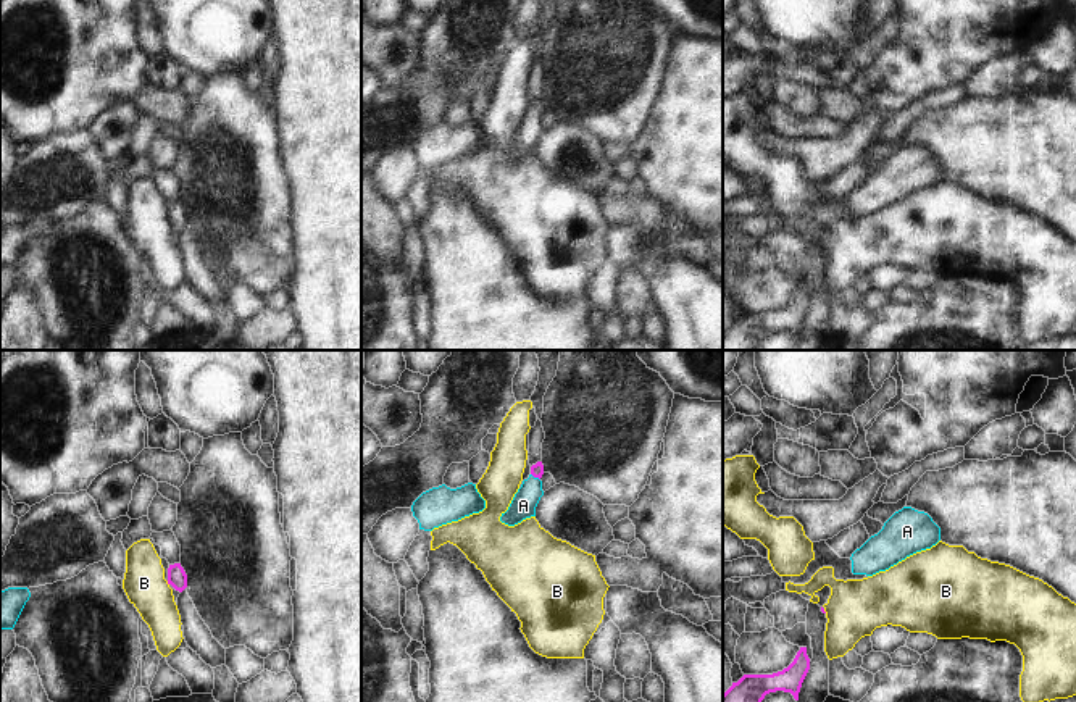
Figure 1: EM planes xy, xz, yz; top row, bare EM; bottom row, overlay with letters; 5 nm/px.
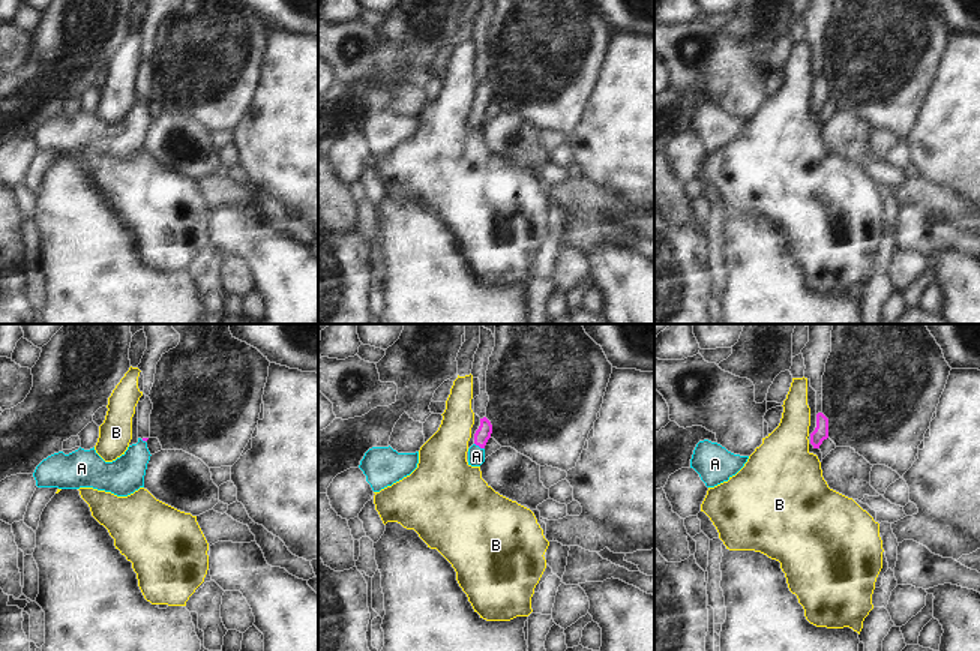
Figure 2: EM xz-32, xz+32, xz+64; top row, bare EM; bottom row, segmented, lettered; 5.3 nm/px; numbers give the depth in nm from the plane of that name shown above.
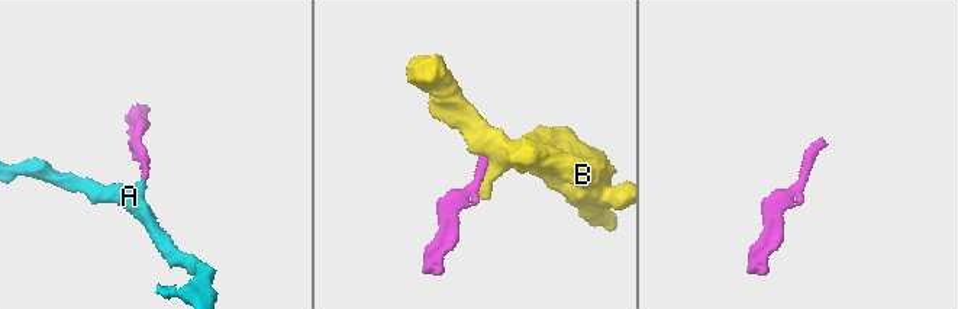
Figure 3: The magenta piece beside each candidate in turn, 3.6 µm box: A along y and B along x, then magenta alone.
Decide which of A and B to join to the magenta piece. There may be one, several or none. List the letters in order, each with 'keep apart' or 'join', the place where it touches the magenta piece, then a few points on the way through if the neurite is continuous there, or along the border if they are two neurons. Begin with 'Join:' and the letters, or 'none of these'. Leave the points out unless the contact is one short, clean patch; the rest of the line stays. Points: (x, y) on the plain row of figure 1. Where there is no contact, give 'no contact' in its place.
Join: A
A: join | xz (536, 115) | across xz (536, 108), (536, 115), (523, 144)
B: keep apart | yz (823, 249)

